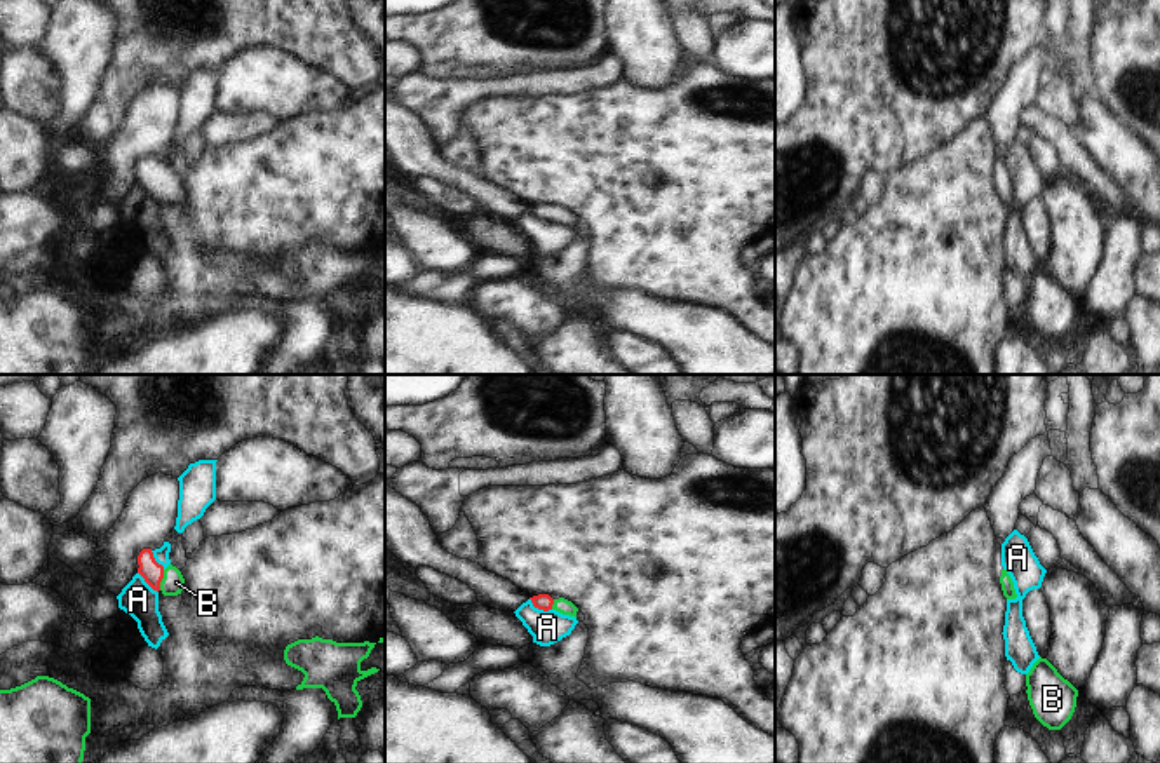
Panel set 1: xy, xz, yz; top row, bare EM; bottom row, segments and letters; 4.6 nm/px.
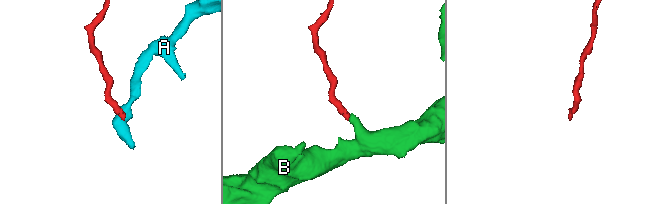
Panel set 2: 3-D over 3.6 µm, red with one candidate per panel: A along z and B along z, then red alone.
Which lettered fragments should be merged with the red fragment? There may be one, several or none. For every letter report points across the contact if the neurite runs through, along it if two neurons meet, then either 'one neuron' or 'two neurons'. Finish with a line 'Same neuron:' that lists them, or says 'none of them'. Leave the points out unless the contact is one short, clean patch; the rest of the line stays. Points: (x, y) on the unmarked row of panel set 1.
A: along xz (530, 208), (535, 216), (551, 220) | two neurons
B: across xy (150, 180), (161, 190), (173, 192) | one neuron
Same neuron: B

